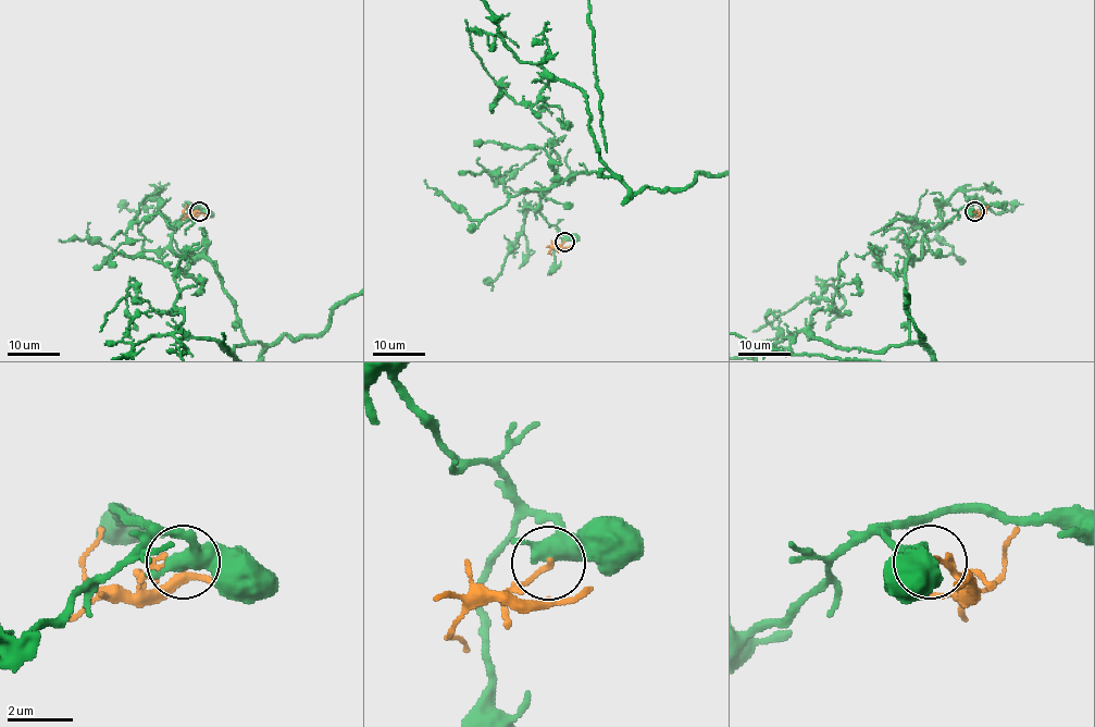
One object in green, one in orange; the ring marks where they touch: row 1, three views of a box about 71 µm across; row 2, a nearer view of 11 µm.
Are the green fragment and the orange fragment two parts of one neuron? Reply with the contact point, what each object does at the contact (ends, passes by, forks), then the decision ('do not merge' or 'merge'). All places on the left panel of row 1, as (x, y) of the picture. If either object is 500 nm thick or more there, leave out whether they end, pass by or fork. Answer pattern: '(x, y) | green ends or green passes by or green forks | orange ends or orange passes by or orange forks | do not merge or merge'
(199, 211) | green forks | orange ends | do not merge

